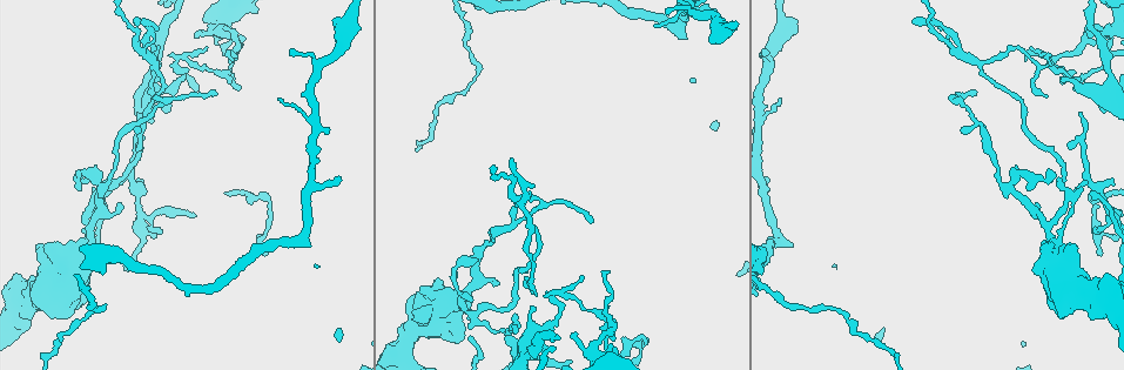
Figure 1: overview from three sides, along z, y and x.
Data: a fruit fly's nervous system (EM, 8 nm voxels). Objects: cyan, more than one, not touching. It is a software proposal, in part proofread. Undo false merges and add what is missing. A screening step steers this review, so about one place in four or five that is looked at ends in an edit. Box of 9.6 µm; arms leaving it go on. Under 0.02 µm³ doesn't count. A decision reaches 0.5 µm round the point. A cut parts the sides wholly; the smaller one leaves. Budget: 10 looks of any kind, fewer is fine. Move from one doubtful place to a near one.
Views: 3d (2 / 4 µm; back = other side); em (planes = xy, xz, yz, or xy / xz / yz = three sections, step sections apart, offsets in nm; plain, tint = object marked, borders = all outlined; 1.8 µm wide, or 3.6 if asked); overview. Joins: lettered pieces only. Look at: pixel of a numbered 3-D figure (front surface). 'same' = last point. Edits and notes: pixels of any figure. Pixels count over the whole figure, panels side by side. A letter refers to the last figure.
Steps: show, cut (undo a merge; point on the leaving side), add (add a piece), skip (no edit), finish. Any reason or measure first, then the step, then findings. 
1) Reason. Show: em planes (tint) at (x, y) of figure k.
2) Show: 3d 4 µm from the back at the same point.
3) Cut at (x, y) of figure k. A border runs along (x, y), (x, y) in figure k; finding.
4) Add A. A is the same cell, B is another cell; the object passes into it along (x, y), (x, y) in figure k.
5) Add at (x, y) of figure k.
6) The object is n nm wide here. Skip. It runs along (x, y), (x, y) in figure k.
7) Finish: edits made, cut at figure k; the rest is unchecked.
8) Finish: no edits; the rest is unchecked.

Calibre changes. Show: 3d 4 µm at (1094, 302) of figure 1.

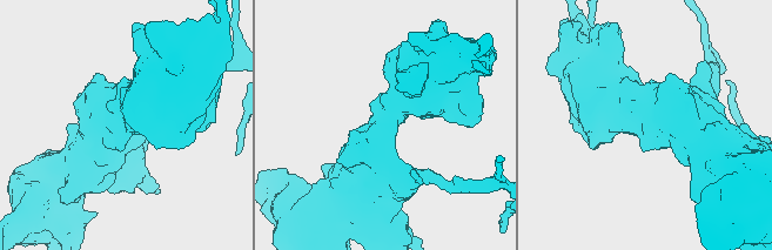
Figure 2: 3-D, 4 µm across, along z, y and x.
3 arms meet here; the arms are 460, 600, 800 nm wide. Show: em 3.6 µm xz step 8 (plain) at (651, 119) of figure 2.

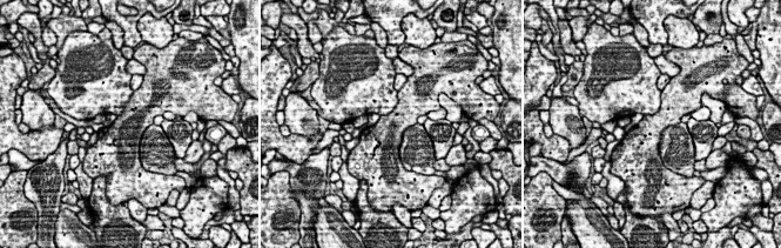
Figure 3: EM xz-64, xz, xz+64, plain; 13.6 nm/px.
Show: em 3.6 µm xz step 8 (borders) at the same point.

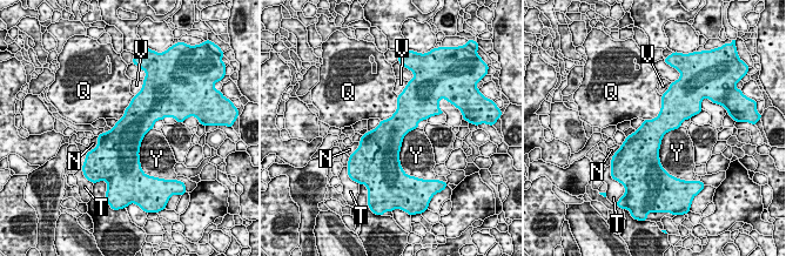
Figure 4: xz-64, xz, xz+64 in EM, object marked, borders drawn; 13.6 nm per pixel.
Skip. N, Q, T, V and Y are other cells; a border runs along (680, 126), (662, 139), (664, 169) in figure 4; continuous, no second neuron.

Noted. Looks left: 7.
An open end. Show: 3d 2 µm at (231, 61) of figure 1.

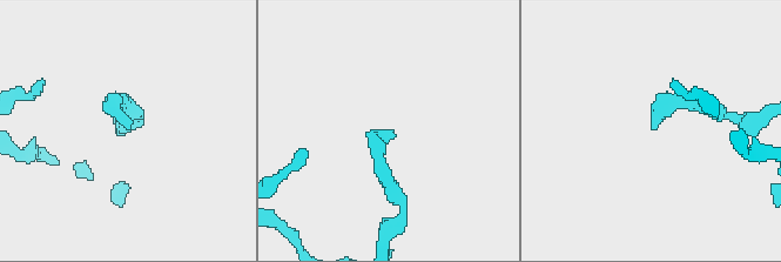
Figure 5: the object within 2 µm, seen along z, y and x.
Need the tissue. Show: em yz step 16 (plain) at (391, 131) of figure 5.

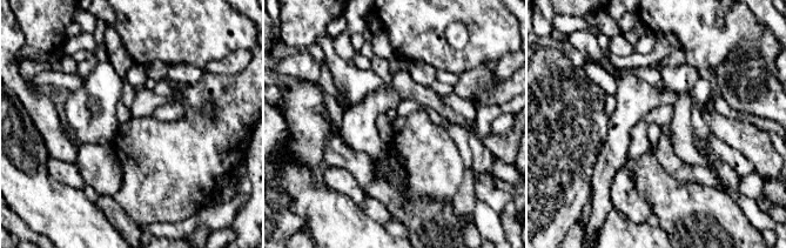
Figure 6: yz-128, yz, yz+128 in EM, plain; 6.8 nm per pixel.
Show: em yz step 16 (borders) at the same point.

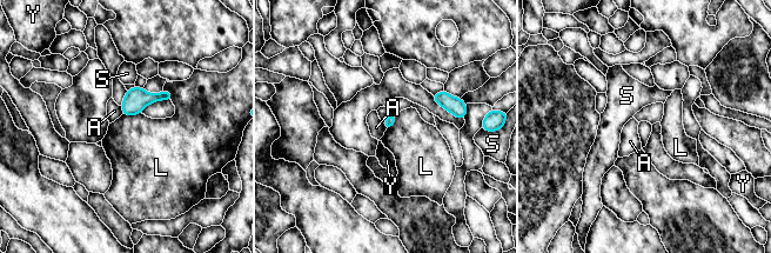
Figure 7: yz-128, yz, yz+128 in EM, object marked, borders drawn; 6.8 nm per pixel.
Skip. A, L, S and Y are other cells; a border runs along (120, 106), (122, 113) in figure 7; none of them fits.

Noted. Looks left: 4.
A fork. Show: em xy step 8 (tint) at (153, 63) of figure 1.

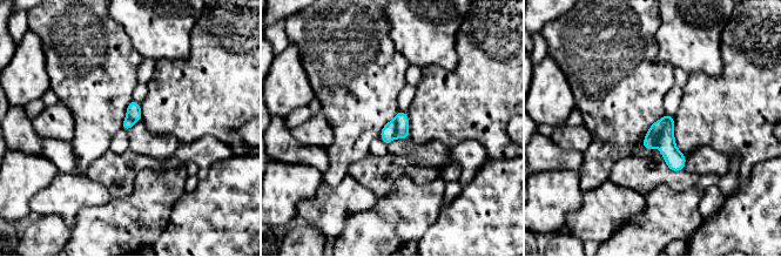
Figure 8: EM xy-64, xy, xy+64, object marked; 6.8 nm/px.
Cut it another way. Show: em yz step 8 (tint) at the same point.

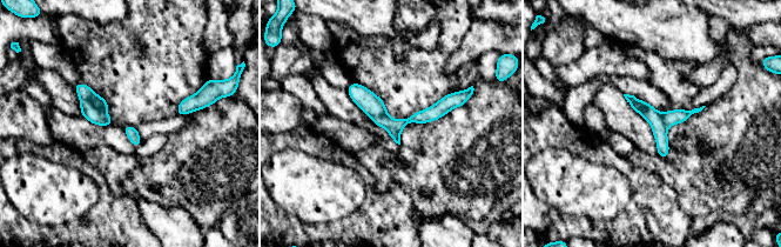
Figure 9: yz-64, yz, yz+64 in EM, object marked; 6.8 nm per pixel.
See the neighbours. Show: em yz step 8 (borders) at the same point.

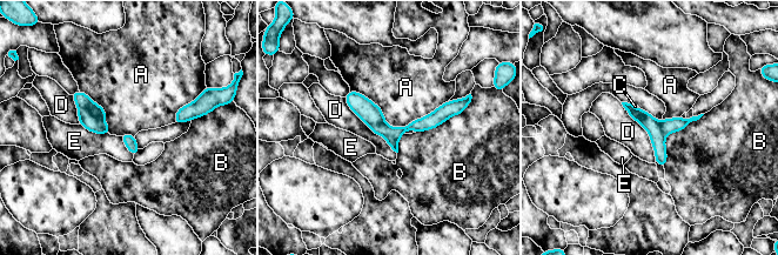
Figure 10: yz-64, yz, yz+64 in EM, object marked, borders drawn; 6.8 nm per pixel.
Cut at (87, 120) of figure 10. A, B, C, D and E are other cells; a border runs along (79, 105), (101, 120) in figure 10; a second neuron is stuck on.

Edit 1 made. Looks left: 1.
Finish: edits made, cut at figure 10; the rest is unchecked.

